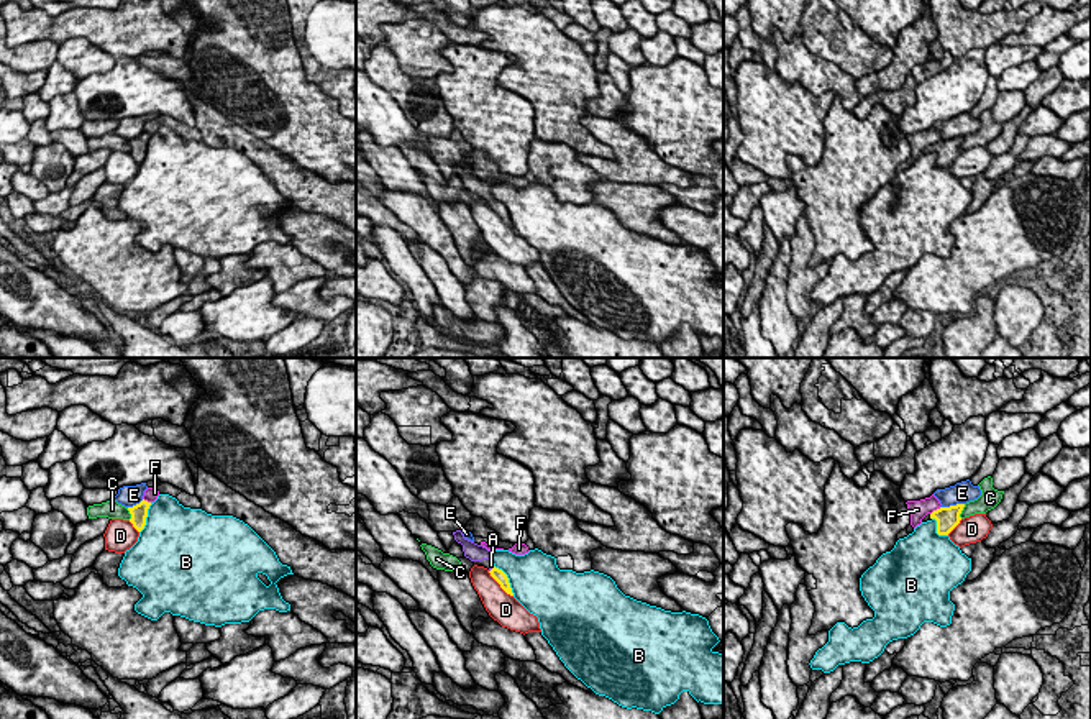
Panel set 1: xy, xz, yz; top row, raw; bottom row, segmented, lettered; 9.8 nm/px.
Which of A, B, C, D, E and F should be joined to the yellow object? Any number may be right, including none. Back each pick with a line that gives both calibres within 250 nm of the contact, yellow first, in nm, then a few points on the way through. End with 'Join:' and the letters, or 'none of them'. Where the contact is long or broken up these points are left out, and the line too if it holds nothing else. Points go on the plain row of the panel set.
A: 120 nm thick on the yellow side, 30 nm on the other; runs through xz (496, 206), (493, 201), (491, 197)
Join: A

